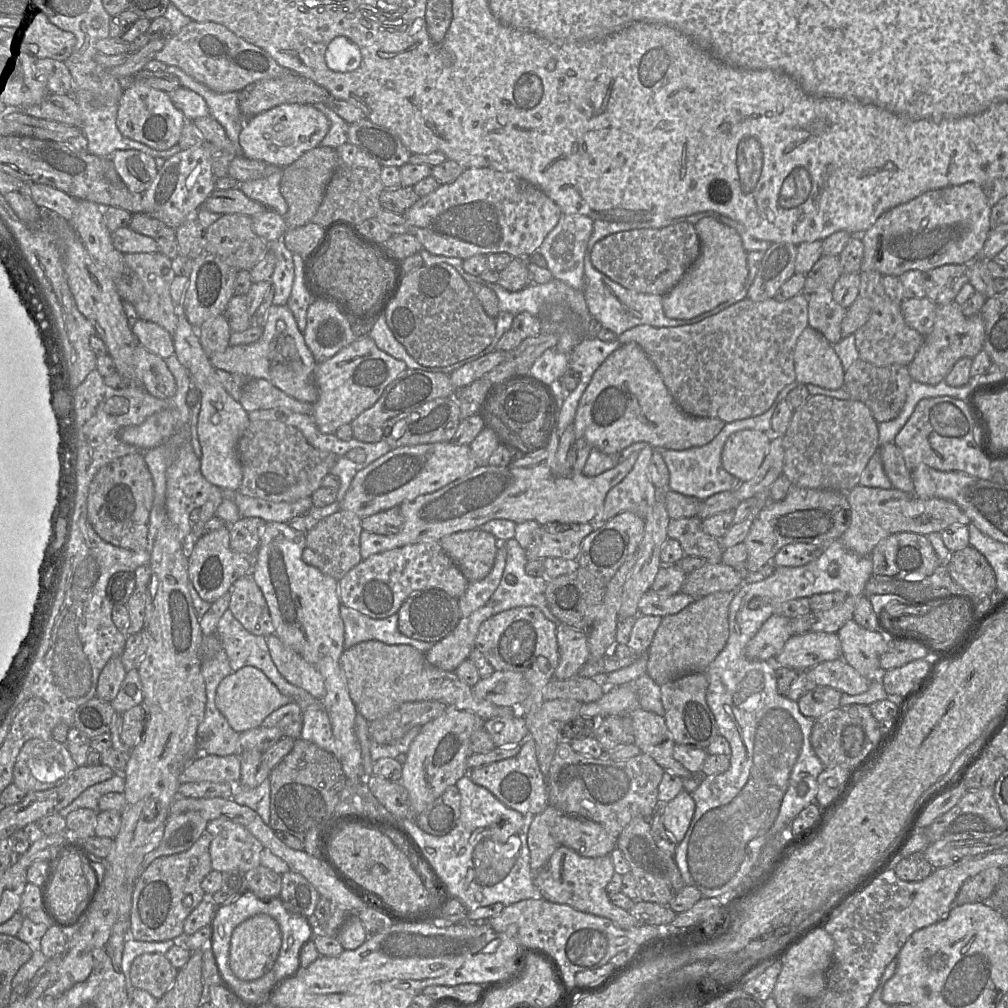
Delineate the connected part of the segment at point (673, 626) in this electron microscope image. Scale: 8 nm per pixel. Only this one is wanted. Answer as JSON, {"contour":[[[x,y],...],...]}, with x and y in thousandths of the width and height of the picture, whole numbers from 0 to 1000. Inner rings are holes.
{"contour":[[[731,585],[690,594],[671,609],[657,613],[643,643],[642,669],[654,681],[688,667],[700,667],[723,632],[723,600]]]}

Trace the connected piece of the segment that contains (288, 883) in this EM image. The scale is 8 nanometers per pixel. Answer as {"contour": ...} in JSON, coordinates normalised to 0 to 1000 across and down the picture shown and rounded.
{"contour":[[[288,863],[279,868],[278,892],[285,902],[304,911],[311,908],[317,887],[299,867]]]}

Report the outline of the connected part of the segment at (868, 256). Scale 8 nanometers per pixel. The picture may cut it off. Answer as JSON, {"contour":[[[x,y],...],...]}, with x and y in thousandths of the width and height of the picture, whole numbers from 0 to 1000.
{"contour":[[[956,182],[924,188],[904,199],[888,204],[875,212],[869,220],[853,234],[857,242],[857,253],[853,270],[869,269],[875,274],[893,274],[902,268],[920,270],[940,262],[962,262],[970,257],[983,228],[984,204],[975,189],[967,182]]]}

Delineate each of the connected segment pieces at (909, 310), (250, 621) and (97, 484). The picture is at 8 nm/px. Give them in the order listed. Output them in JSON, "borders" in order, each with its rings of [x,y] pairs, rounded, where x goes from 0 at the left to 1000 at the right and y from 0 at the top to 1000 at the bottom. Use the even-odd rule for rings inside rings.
{"borders":[[[[920,295],[895,297],[892,302],[900,322],[919,333],[926,324],[930,303]]],[[[250,567],[233,576],[228,588],[226,604],[245,626],[261,631],[273,628],[266,599]]],[[[142,448],[124,451],[102,462],[93,472],[86,492],[86,514],[105,538],[128,546],[145,546],[153,479]]]]}

